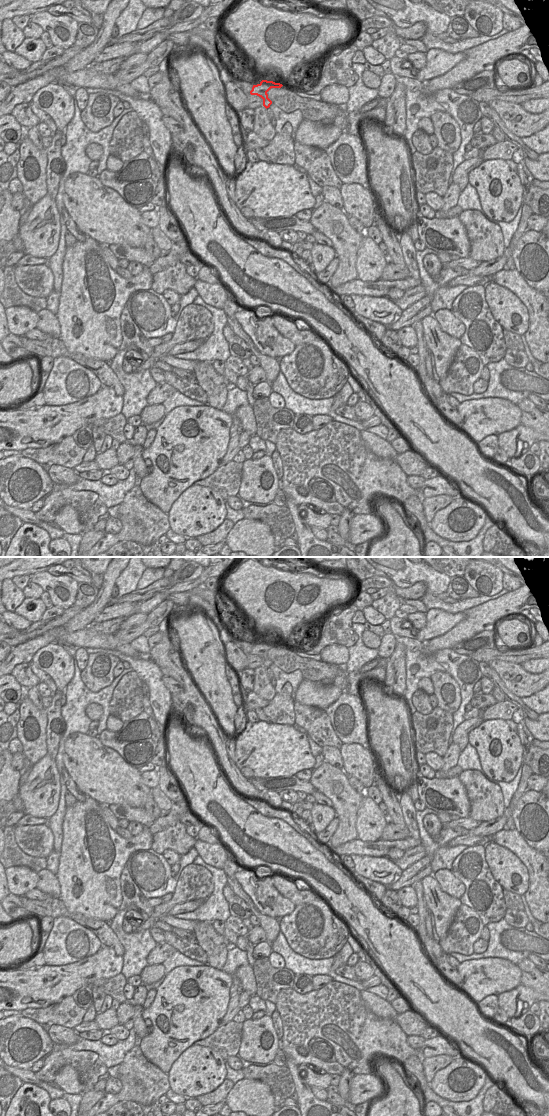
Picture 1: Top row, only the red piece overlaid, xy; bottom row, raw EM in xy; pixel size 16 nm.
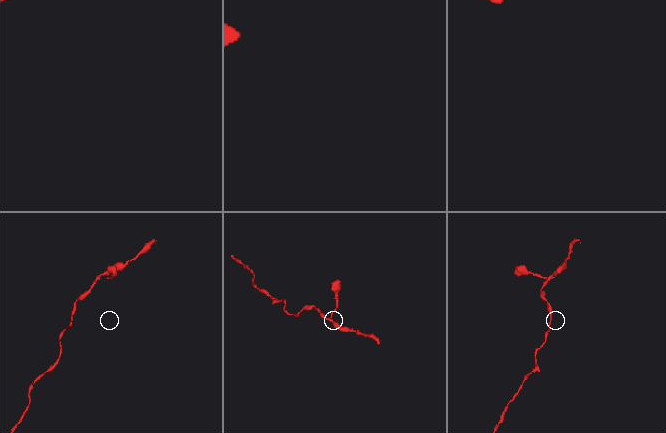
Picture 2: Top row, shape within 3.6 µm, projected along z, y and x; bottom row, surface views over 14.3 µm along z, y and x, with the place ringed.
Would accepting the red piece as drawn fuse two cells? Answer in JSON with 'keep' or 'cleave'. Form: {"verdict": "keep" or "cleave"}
{"verdict": "keep"}

